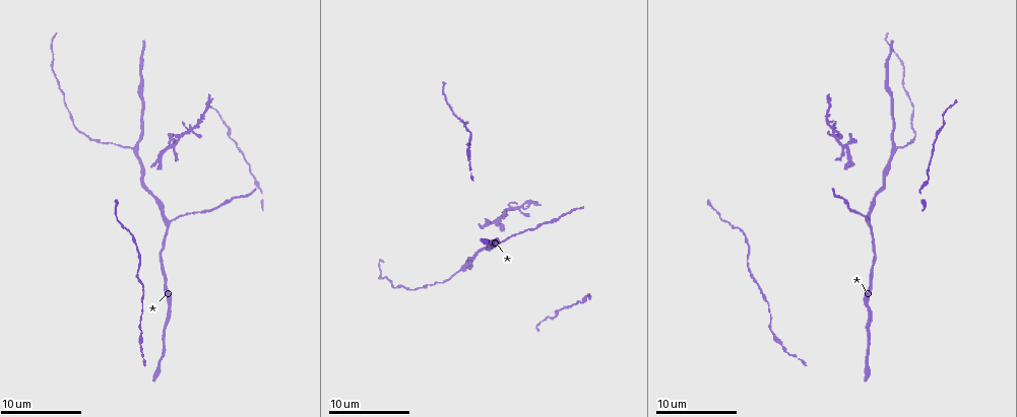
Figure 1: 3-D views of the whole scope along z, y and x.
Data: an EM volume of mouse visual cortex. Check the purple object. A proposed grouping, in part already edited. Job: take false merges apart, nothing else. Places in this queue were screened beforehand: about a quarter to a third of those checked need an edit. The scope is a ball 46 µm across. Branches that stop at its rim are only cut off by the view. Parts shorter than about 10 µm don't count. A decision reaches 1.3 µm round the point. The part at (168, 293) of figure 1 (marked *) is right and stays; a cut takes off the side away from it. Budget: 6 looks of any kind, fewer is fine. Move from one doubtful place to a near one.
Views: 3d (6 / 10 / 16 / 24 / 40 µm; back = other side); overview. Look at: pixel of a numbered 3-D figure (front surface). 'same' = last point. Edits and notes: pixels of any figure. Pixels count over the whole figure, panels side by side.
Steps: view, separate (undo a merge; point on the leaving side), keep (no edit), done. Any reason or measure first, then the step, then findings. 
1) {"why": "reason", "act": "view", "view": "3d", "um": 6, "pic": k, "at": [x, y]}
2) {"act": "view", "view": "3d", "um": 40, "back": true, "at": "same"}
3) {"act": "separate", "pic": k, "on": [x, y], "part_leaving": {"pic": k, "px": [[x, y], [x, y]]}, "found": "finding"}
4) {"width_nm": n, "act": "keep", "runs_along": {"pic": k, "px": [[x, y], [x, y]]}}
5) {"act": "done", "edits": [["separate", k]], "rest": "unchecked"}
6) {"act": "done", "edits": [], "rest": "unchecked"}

{"why": "calibre changes", "act": "view", "view": "3d", "um": 6, "pic": 1, "at": [201, 210]}

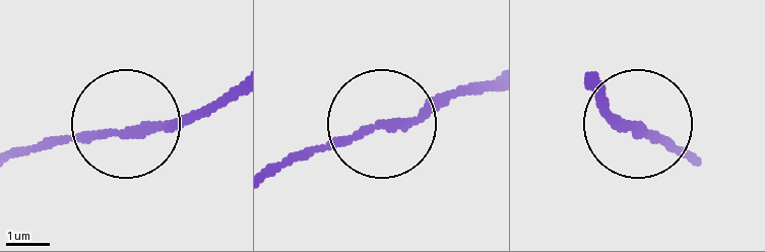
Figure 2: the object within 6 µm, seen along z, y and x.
{"width_nm": 190, "act": "keep", "found": "continuous, no second cell"}

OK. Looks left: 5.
{"why": "branch point", "act": "view", "view": "3d", "um": 10, "pic": 1, "at": [460, 268]}

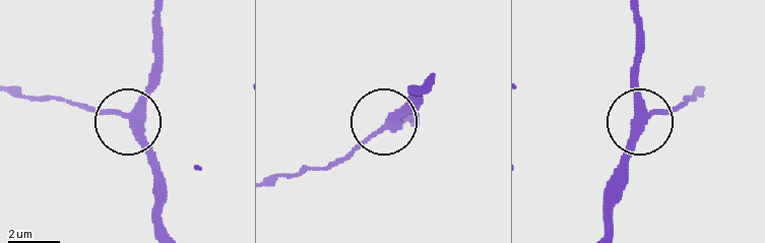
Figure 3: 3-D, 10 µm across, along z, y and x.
{"why": "zoom in", "act": "view", "view": "3d", "um": 6, "pic": 3, "at": [646, 113]}

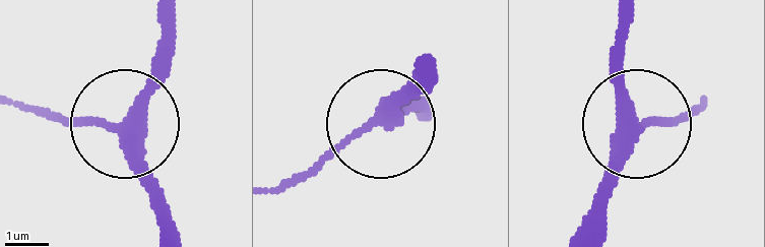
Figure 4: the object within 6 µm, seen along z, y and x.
{"act": "keep", "runs_along": {"pic": 4, "px": [[578, 231], [633, 122], [619, 38]]}, "found": "continuous, no second cell"}

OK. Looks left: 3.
{"why": "a fork", "act": "view", "view": "3d", "um": 10, "pic": 1, "at": [868, 221]}

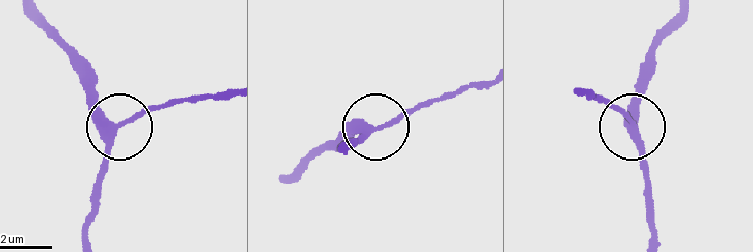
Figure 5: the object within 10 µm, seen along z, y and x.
{"side_arm_um": 35, "arms": 3, "act": "keep", "found": "all the same cell"}

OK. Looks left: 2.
{"act": "done", "edits": [], "rest": "unchecked"}

